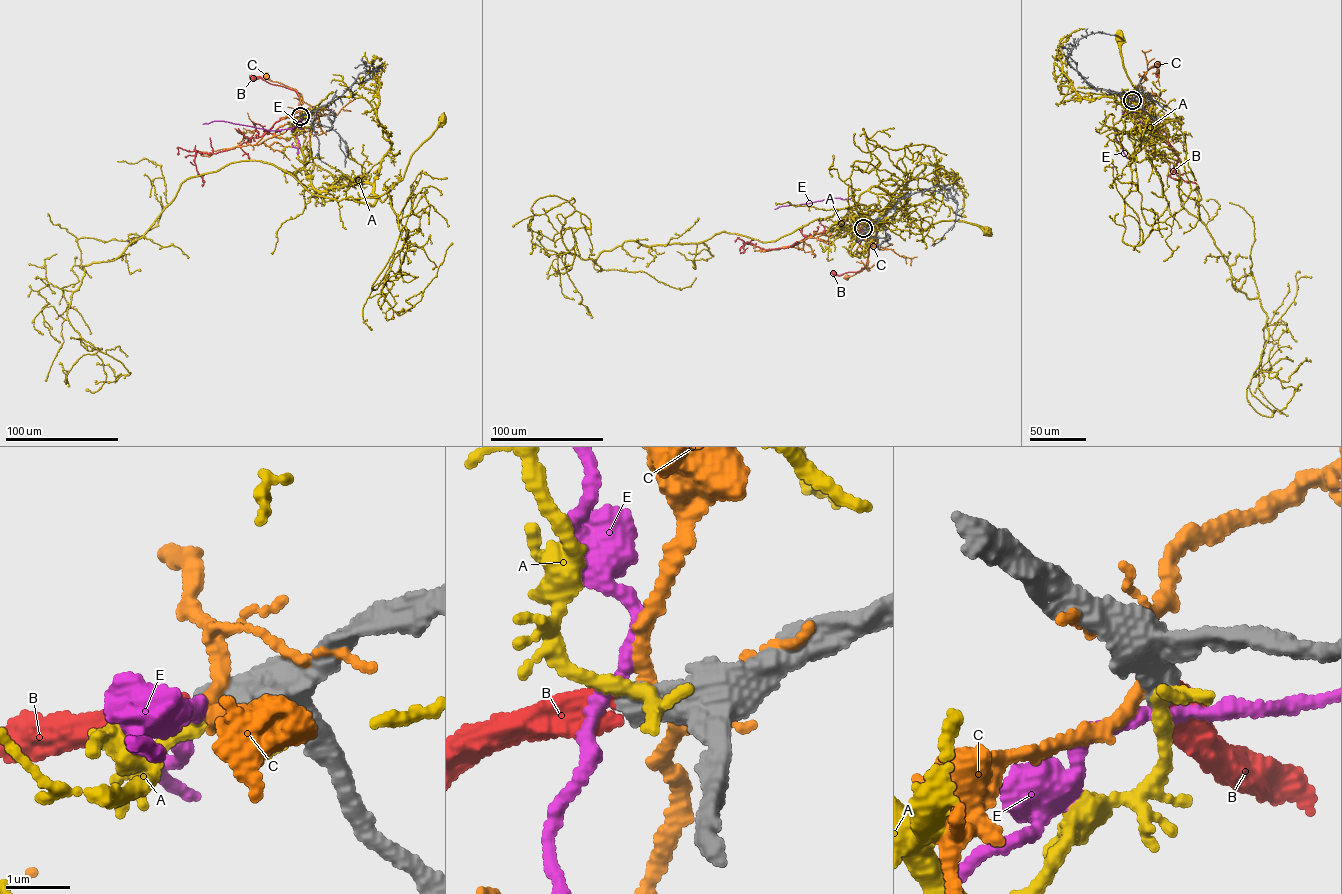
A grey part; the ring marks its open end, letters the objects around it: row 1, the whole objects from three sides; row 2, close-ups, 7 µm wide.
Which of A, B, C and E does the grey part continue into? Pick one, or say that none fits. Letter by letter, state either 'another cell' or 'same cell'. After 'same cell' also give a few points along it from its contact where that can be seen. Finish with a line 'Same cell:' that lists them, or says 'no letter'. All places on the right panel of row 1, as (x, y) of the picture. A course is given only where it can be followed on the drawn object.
A: another cell
B: same cell; it runs (1132, 100), (1136, 102), (1134, 94), (1145, 73), (1157, 67), (1157, 73)
C: another cell
E: another cell
Same cell: B

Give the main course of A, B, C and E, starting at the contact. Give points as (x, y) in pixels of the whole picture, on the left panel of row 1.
A: (301, 116), (298, 143), (313, 187), (321, 191), (367, 182), (382, 202), (441, 120)
B: (300, 116), (293, 115), (299, 100), (294, 90), (253, 77)
C: (301, 116), (296, 90), (266, 76)
E: (300, 116), (300, 122), (294, 127), (277, 130), (224, 121), (203, 124)

